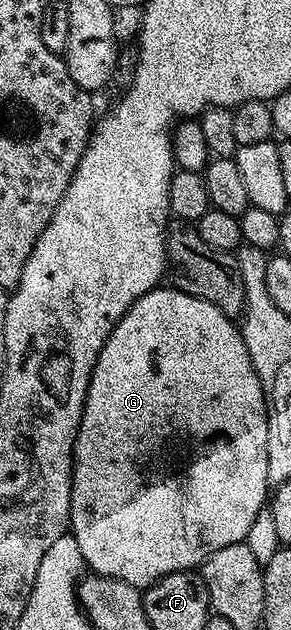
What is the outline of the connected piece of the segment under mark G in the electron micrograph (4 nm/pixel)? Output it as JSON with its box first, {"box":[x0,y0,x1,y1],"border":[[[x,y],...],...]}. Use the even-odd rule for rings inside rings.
{"box":[69,286,269,590],"border":[[[160,286],[137,298],[131,309],[117,322],[113,334],[109,334],[97,358],[83,407],[81,426],[75,439],[69,532],[77,538],[84,565],[92,573],[117,578],[143,590],[158,582],[162,576],[198,569],[209,557],[217,554],[217,550],[225,550],[225,546],[244,543],[249,534],[249,526],[253,526],[269,500],[268,415],[269,400],[265,395],[262,379],[255,373],[249,350],[245,350],[242,331],[232,317],[217,310],[217,306],[201,298],[193,298],[174,286]]]}

